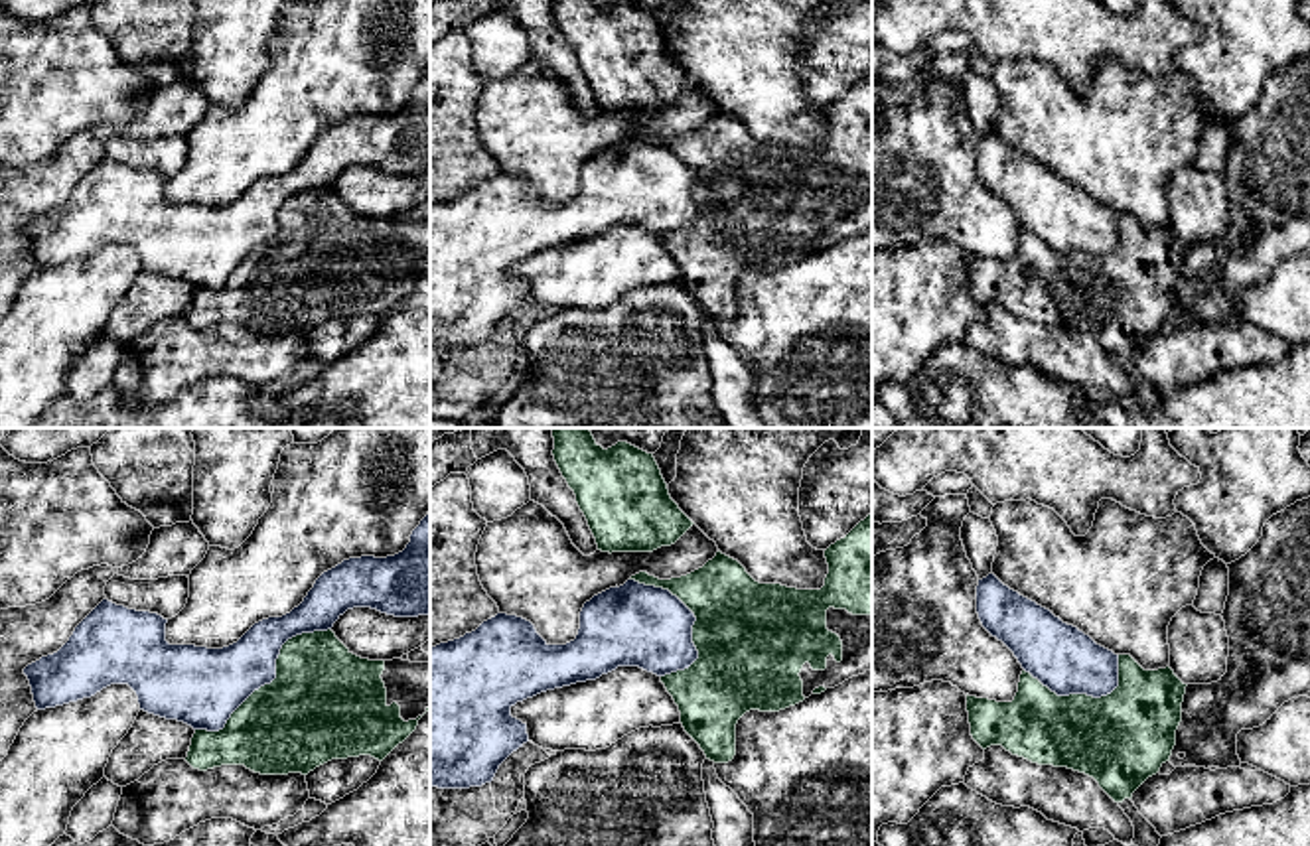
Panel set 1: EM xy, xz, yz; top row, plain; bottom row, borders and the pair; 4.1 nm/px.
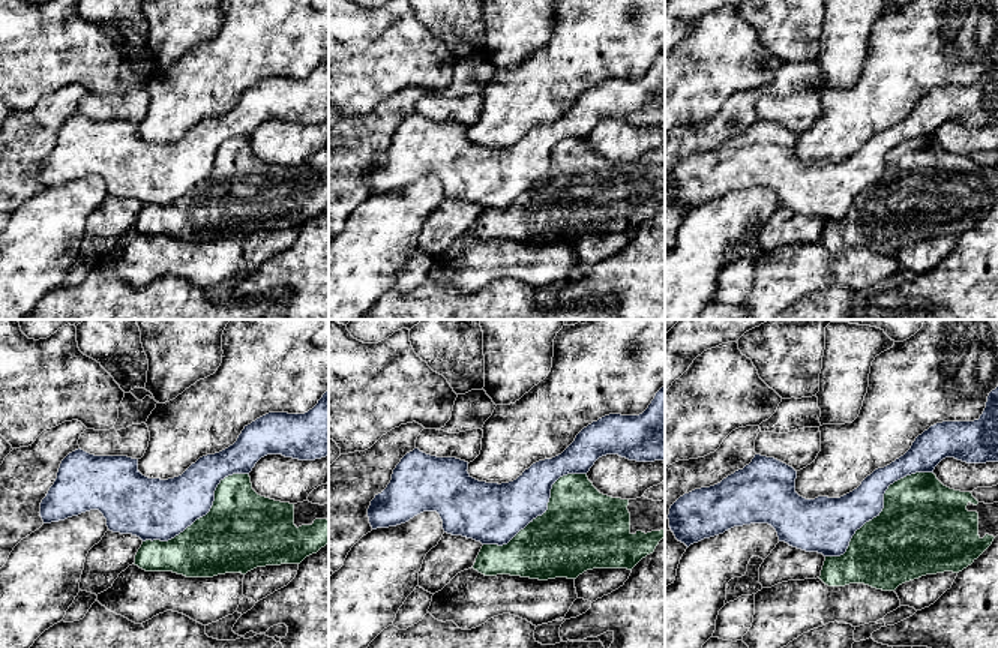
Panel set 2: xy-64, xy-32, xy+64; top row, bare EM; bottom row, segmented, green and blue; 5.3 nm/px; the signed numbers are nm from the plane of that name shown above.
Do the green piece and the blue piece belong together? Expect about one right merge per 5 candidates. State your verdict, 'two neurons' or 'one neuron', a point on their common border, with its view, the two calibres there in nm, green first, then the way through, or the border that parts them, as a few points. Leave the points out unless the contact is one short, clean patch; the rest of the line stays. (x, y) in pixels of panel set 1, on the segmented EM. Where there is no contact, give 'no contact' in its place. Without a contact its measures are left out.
two neurons; contact xy (275, 679); calibres 460 and 280 nm

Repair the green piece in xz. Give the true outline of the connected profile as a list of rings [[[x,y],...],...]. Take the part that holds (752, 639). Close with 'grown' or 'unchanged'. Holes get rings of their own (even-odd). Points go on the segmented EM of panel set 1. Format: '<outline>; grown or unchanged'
[[[872,513],[825,550],[829,574],[821,590],[760,584],[720,550],[702,568],[671,580],[639,572],[629,580],[669,590],[696,617],[698,659],[661,676],[681,712],[685,732],[706,759],[736,755],[736,724],[750,712],[779,712],[872,669]]]; grown

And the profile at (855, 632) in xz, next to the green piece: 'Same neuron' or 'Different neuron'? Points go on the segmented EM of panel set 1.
Same neuron

